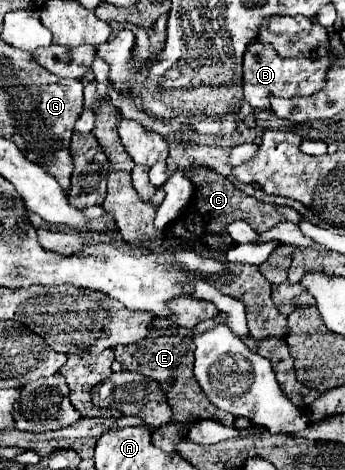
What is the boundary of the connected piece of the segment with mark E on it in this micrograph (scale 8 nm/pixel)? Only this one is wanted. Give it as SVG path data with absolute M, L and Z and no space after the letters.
M186 336L144 338L136 344L114 348L116 360L122 364L122 368L130 370L130 372L140 372L142 376L146 376L150 380L156 380L160 384L164 396L166 396L166 402L172 408L170 422L152 432L152 444L156 448L160 448L162 452L172 452L176 448L176 444L188 434L190 426L194 426L194 422L206 420L210 416L220 416L220 410L204 396L202 388L198 386L198 382L192 374L194 348L196 346L194 346L192 338L186 338Z

